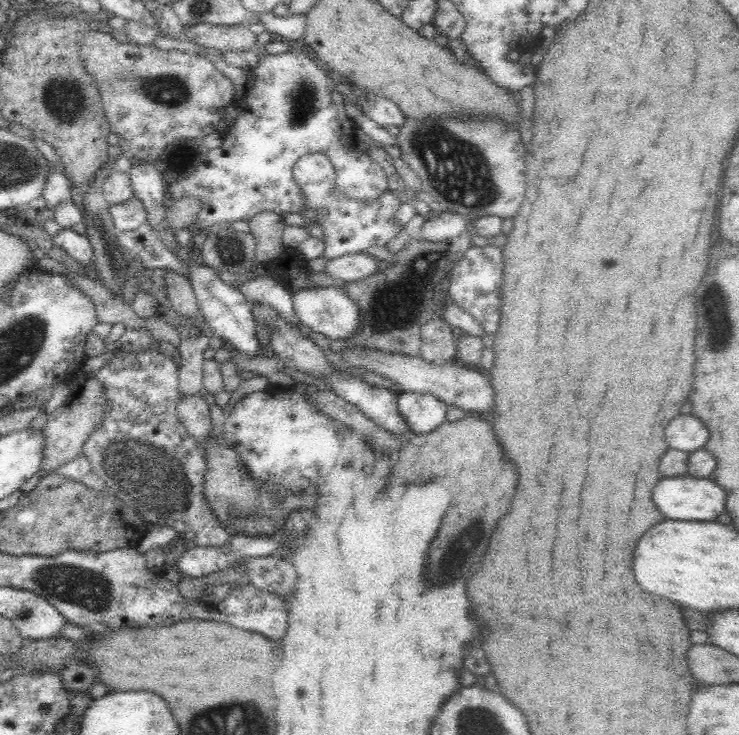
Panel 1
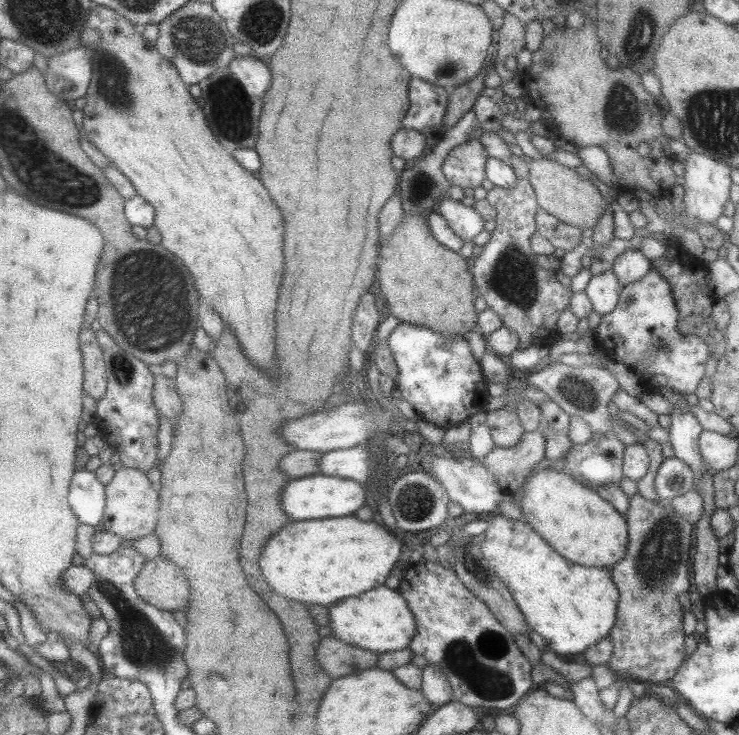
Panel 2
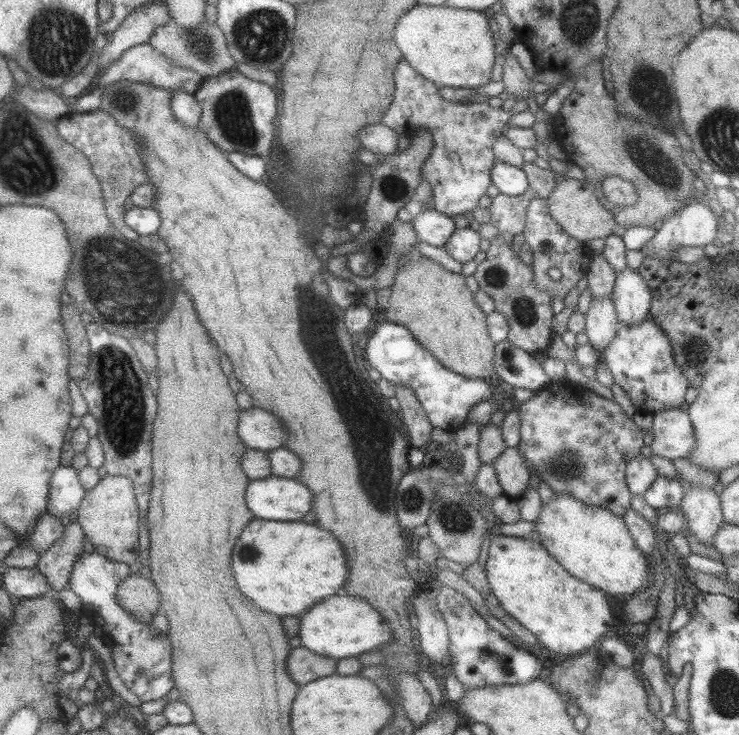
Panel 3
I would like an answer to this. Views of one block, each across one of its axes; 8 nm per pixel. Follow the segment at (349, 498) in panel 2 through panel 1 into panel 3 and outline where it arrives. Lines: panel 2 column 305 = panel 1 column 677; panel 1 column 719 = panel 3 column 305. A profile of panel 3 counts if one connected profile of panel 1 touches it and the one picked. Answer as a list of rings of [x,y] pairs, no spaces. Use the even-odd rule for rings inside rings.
[[[270,475],[250,480],[245,493],[246,504],[255,518],[292,522],[302,520],[312,510],[312,492],[295,478]]]

